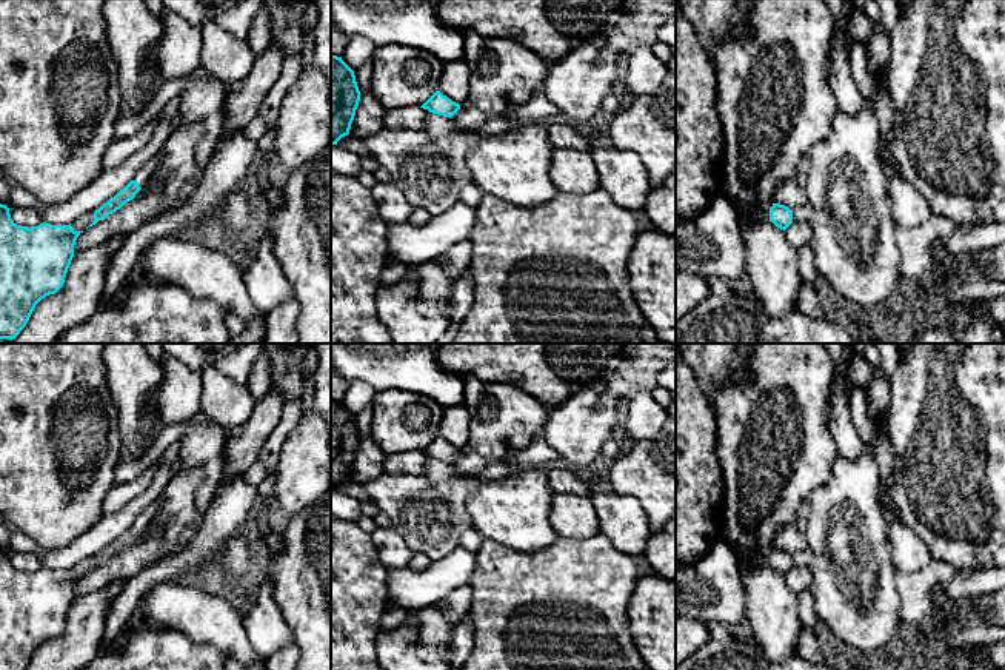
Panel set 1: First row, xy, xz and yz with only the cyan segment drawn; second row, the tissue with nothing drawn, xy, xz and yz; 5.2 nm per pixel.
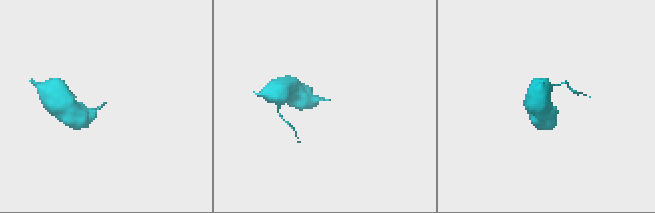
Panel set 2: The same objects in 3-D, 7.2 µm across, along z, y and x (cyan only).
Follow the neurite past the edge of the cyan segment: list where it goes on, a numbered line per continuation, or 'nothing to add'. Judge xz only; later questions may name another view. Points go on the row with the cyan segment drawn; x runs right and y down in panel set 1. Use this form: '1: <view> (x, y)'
nothing to add

